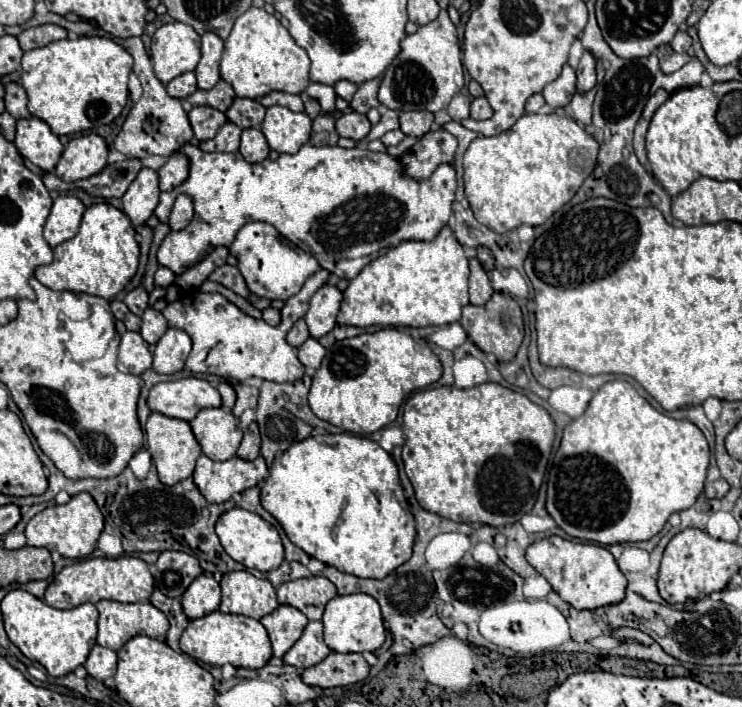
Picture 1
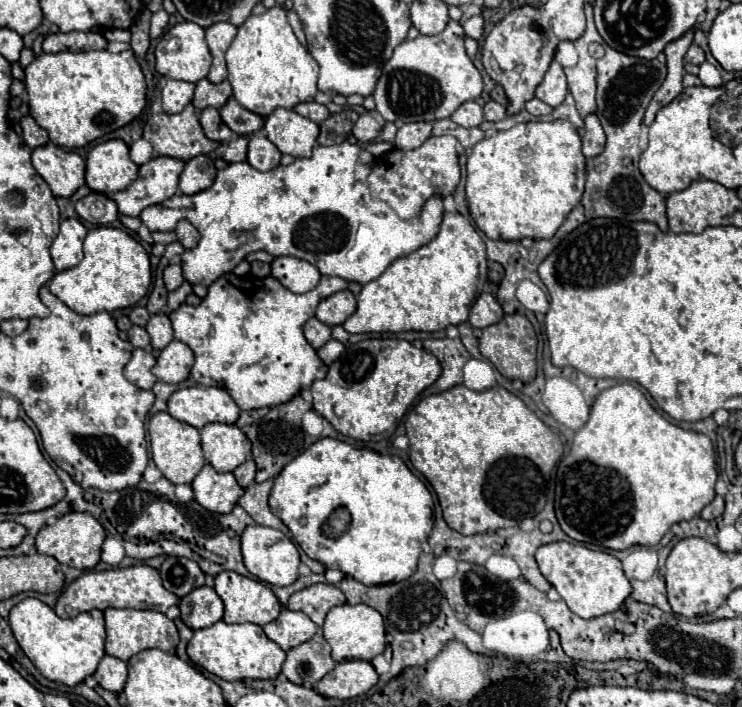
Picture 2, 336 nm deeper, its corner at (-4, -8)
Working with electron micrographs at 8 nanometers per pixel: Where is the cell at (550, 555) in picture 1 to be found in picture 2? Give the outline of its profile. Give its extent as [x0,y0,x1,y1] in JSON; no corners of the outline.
[536,542,632,618]

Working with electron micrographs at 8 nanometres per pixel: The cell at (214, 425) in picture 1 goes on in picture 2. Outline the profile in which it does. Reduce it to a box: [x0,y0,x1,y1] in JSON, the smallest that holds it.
[200,424,250,472]

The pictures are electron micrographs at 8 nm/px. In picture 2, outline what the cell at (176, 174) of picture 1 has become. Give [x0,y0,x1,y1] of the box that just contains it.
[180,156,216,194]

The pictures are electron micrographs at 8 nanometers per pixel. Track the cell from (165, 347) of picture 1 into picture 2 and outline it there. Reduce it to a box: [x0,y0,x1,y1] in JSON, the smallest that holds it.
[152,340,194,384]

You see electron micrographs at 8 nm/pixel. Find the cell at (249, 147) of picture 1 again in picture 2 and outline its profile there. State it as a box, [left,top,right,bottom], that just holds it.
[248,134,280,170]

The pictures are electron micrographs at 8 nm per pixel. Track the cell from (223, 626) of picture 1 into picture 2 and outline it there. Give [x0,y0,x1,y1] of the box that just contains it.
[188,620,286,682]

